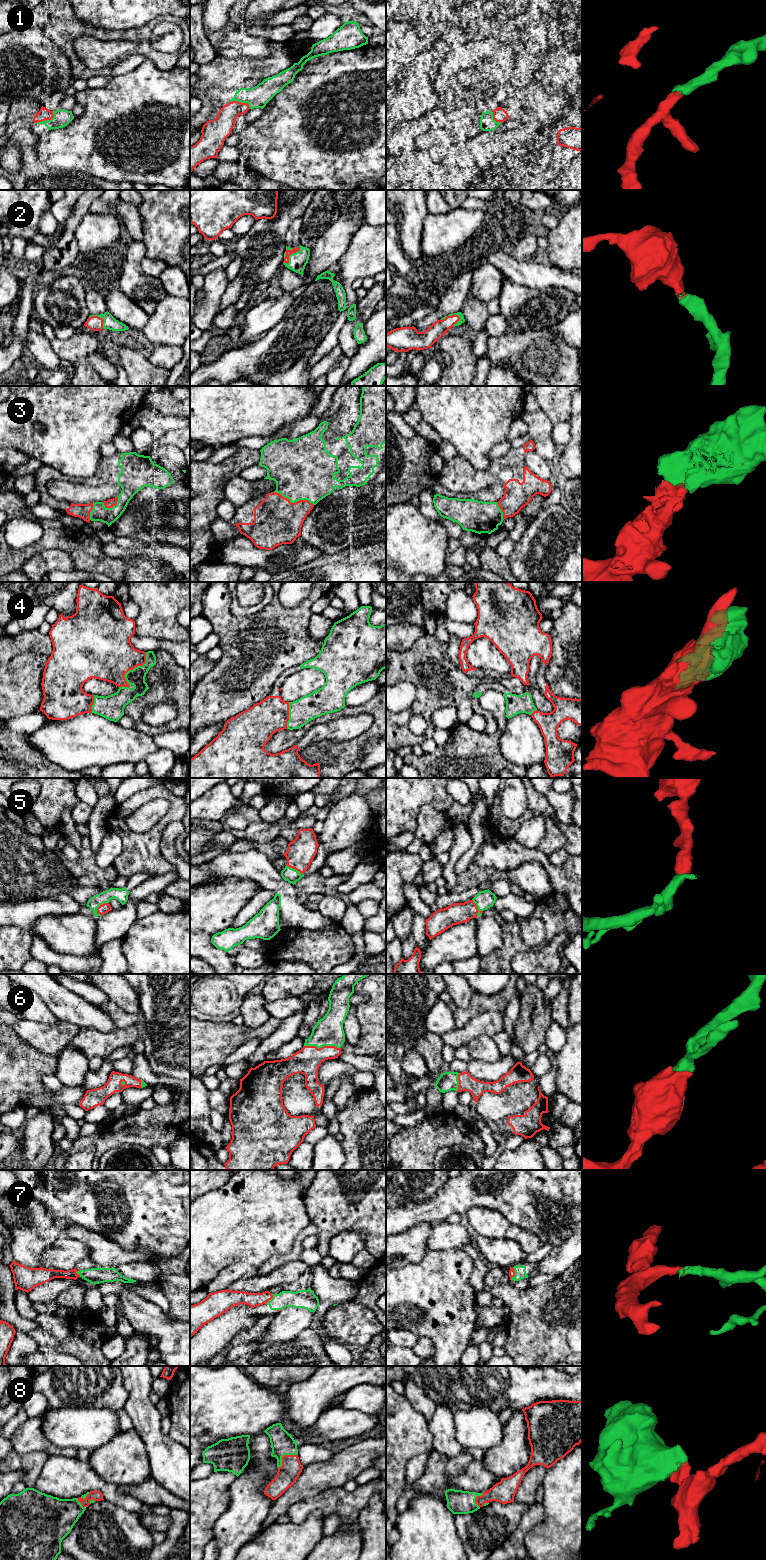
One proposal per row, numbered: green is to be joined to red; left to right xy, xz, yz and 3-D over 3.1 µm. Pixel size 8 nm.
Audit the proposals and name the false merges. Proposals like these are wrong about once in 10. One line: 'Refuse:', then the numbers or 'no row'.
Refuse: no row

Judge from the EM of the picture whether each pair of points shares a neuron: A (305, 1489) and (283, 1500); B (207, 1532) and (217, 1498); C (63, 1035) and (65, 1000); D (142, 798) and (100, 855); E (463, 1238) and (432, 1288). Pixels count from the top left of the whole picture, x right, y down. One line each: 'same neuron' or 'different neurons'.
A: same neuron
B: same neuron
C: different neurons
D: different neurons
E: different neurons

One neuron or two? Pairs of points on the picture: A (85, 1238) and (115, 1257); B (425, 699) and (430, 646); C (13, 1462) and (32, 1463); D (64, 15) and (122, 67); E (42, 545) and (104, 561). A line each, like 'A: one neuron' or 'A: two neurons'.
A: one neuron
B: one neuron
C: one neuron
D: two neurons
E: one neuron

